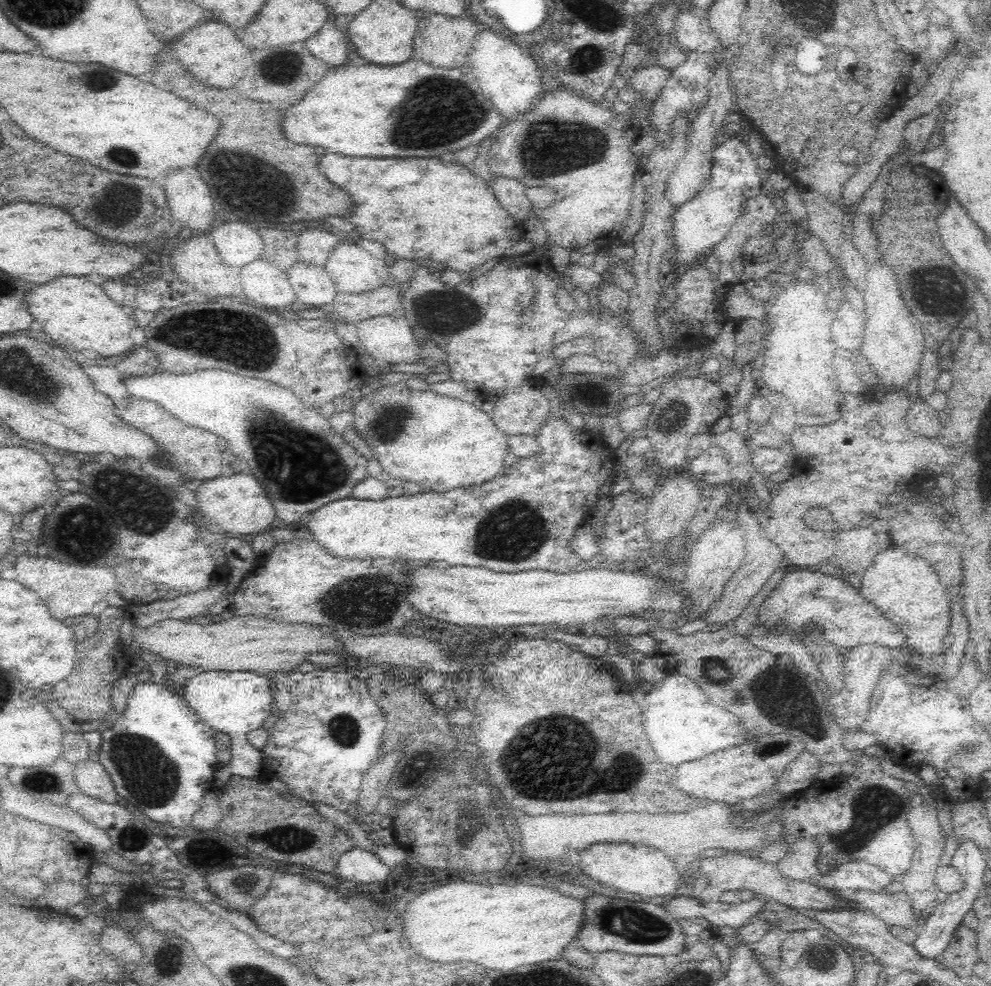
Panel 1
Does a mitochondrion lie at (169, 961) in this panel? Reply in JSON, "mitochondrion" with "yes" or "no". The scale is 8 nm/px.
{"mitochondrion":"yes"}

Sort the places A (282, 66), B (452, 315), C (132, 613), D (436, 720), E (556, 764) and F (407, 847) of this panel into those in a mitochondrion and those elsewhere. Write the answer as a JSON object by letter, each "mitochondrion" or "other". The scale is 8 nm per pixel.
{"A":"mitochondrion","B":"mitochondrion","C":"other","D":"other","E":"mitochondrion","F":"other"}

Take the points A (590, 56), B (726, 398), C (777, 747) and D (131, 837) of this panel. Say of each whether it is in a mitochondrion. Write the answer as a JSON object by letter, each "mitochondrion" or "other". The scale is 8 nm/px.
{"A":"mitochondrion","B":"other","C":"mitochondrion","D":"mitochondrion"}

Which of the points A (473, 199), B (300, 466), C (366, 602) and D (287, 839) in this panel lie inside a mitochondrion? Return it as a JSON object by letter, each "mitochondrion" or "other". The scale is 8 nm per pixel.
{"A":"other","B":"mitochondrion","C":"mitochondrion","D":"mitochondrion"}

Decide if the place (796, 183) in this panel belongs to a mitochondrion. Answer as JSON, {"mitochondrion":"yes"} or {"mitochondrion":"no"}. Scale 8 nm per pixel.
{"mitochondrion":"no"}

